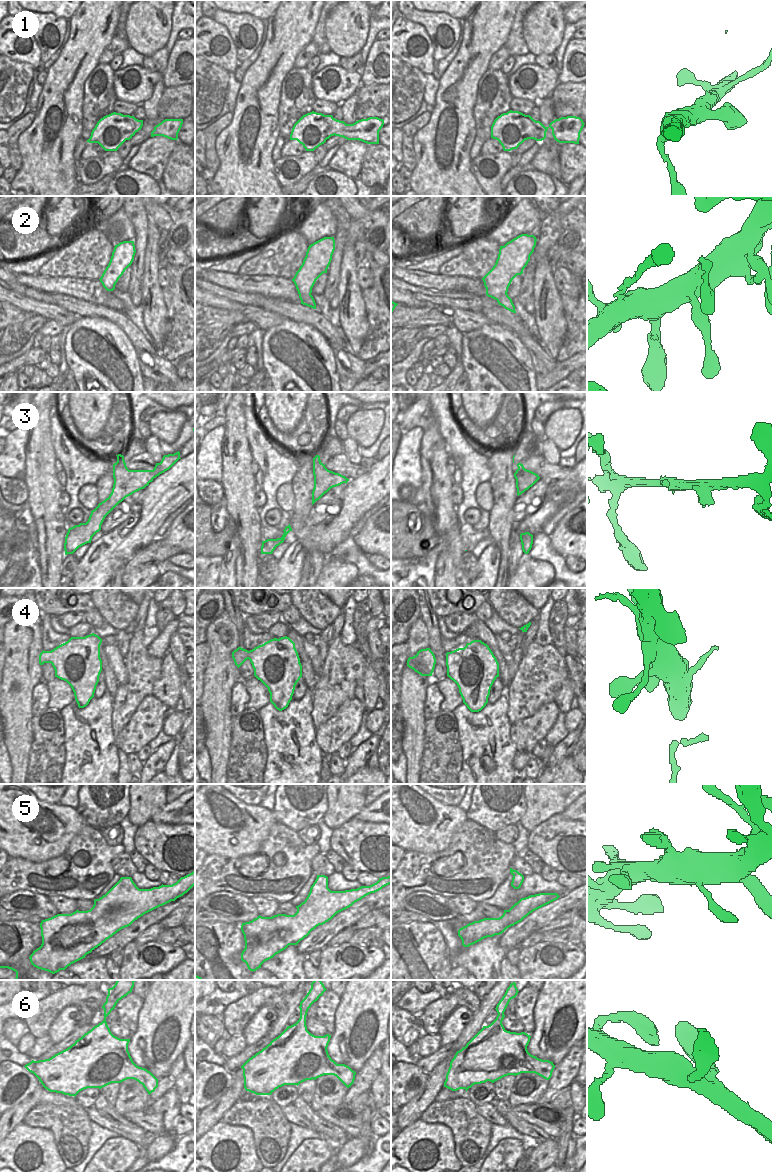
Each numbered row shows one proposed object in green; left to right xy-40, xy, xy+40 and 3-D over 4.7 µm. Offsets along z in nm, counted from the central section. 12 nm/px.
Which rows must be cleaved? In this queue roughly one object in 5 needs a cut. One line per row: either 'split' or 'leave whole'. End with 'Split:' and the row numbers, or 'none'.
1: leave whole
2: leave whole
3: split
4: leave whole
5: leave whole
6: leave whole
Split: 3

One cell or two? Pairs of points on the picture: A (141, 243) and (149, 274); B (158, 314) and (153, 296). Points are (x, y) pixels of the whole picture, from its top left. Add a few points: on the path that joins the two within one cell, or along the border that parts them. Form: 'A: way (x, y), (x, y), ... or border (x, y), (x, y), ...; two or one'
A: border (148, 232), (142, 278); two
B: way (155, 310), (153, 300); one

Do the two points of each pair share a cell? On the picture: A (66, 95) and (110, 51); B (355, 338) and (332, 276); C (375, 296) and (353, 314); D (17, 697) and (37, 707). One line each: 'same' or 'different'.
A: different
B: different
C: different
D: different

